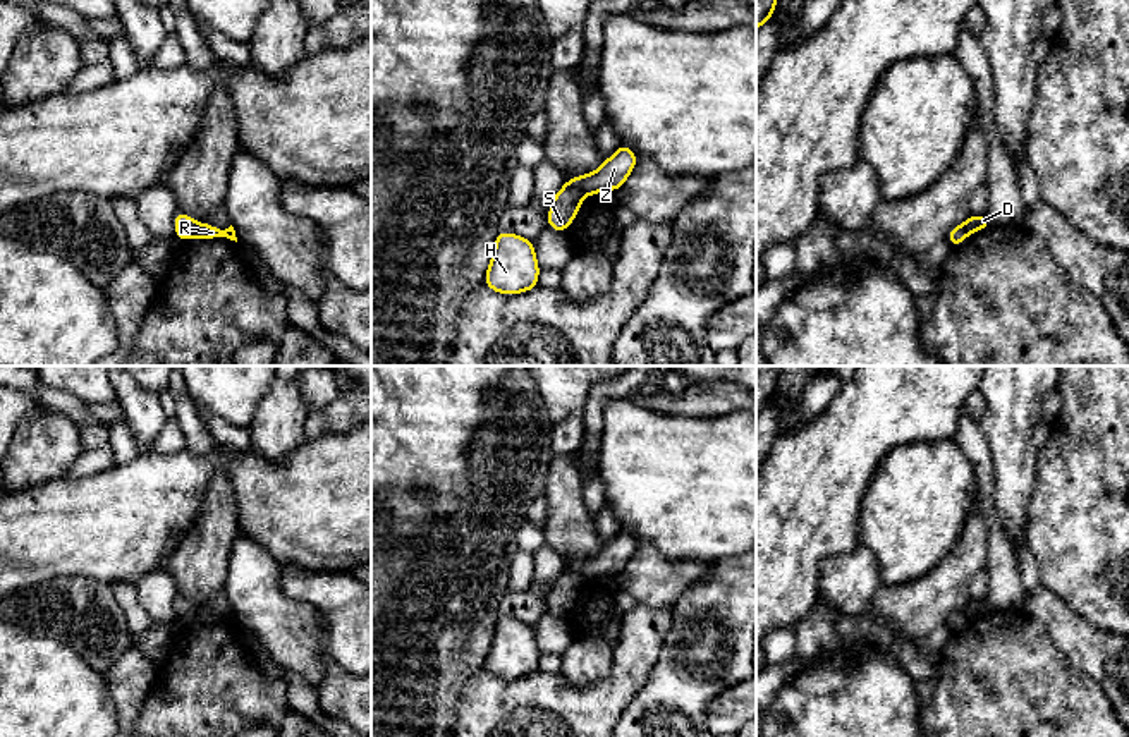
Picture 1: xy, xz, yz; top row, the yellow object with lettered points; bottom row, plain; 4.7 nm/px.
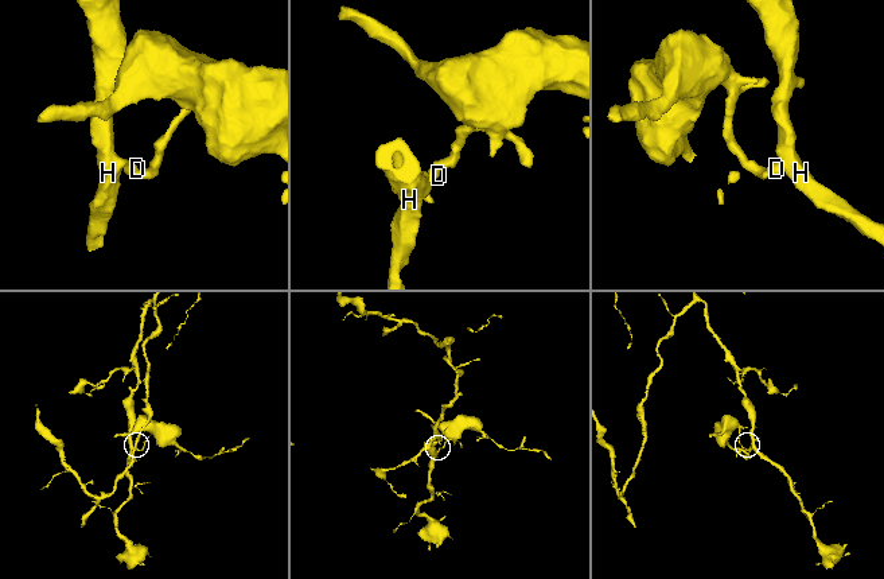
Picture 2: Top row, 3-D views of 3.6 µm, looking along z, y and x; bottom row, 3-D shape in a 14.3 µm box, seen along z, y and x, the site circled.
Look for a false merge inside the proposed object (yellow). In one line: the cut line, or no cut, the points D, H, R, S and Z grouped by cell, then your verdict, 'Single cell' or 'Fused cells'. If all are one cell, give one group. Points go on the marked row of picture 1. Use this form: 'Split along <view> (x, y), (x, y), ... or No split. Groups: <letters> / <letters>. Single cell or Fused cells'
Split along xz (567, 181), (585, 194). Groups: D H S / R Z. Fused cells

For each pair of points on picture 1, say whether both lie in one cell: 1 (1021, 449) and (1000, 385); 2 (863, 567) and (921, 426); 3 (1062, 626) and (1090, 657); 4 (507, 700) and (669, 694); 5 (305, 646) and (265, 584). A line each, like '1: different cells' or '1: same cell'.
1: same cell
2: different cells
3: same cell
4: different cells
5: same cell

